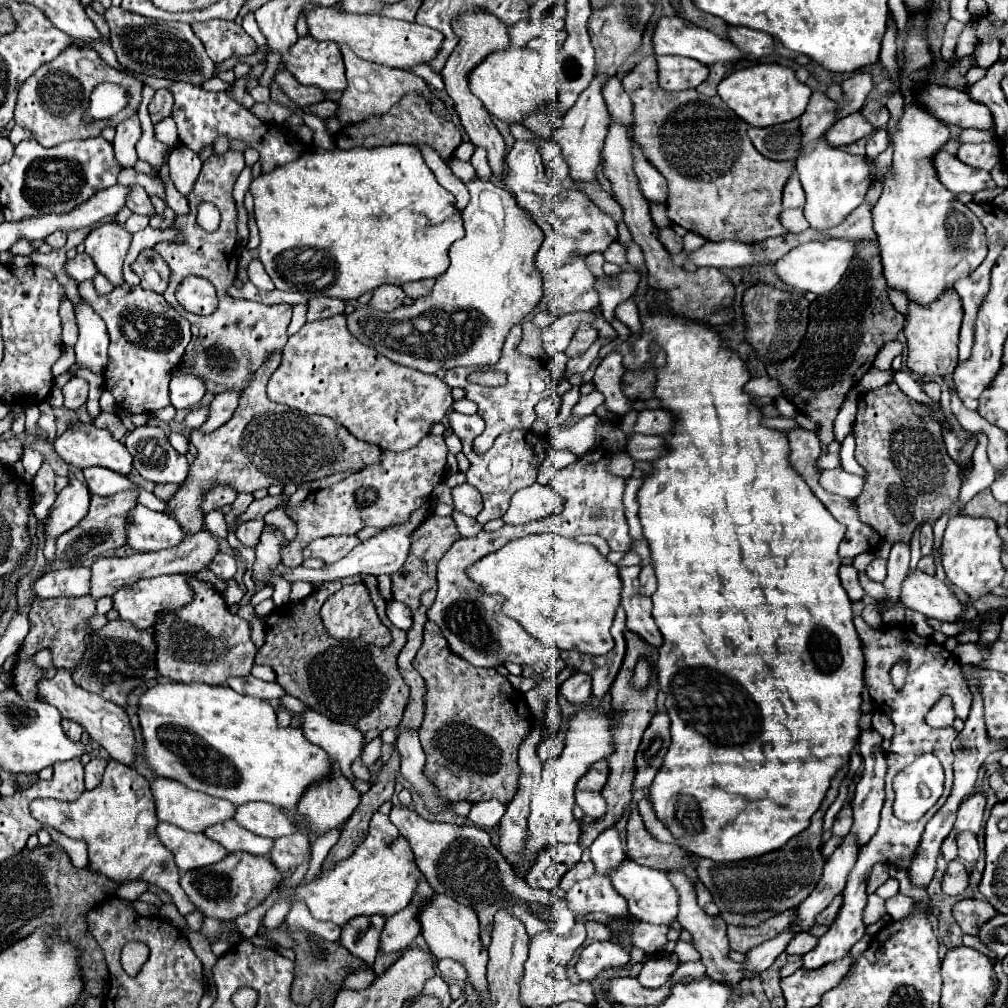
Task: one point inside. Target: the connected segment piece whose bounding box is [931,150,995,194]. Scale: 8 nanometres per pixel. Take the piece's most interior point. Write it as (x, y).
(958, 177)

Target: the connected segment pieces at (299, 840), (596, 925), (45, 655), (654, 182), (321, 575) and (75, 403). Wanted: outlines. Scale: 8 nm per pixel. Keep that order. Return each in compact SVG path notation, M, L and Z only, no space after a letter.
M299 832L273 840L273 848L269 854L271 862L281 872L295 870L295 866L299 866L307 856L309 856L309 840Z
M591 920L591 922L587 922L585 926L587 926L587 940L585 940L587 944L591 944L591 942L595 942L595 940L609 940L609 938L611 938L609 928L607 928L605 924L601 924L601 922Z
M43 649L35 654L32 658L33 662L44 670L47 678L52 678L55 675L55 667L52 663L51 653L48 649Z
M637 144L633 146L633 152L635 152L635 172L639 176L643 196L653 204L665 204L667 194L669 194L667 180L661 176L661 172L653 164L647 162L647 158L643 156L643 152Z
M431 502L421 504L417 510L411 512L409 520L405 520L401 524L393 524L393 526L383 528L381 532L377 532L369 540L357 544L343 560L339 560L335 564L327 564L325 570L309 570L309 568L303 568L303 566L287 568L287 566L281 564L277 568L277 574L283 576L289 582L297 582L297 580L305 580L305 582L317 582L317 580L319 582L329 582L329 580L337 580L337 578L345 578L345 576L355 576L355 574L373 574L373 576L393 574L393 572L397 572L405 564L405 560L409 556L409 548L411 548L411 536L419 528L419 524L423 524L423 520L427 518L429 512L431 512Z
M73 376L65 386L63 386L63 396L65 396L65 408L77 410L87 402L87 390L89 384L83 378Z

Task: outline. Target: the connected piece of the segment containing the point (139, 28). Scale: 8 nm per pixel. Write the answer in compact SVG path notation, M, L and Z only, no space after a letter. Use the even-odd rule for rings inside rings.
M111 6L105 12L105 20L111 28L111 46L117 54L121 66L131 68L145 76L169 78L179 82L191 82L201 86L213 76L215 64L205 54L201 40L191 30L191 24L185 22L161 22L155 18L145 18L135 12L127 12L119 6Z

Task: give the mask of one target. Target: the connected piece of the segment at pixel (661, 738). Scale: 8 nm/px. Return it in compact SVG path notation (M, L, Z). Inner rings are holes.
M655 714L643 734L641 744L639 744L639 752L635 758L633 790L645 790L651 786L651 780L655 778L655 772L663 764L663 756L667 754L669 744L671 744L669 716Z

